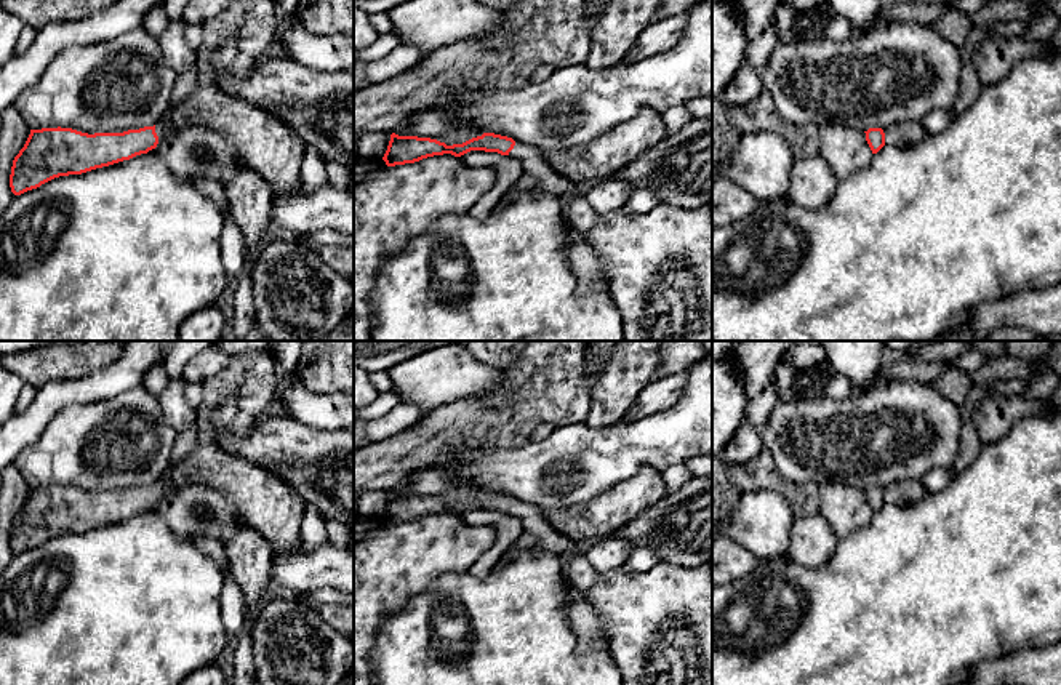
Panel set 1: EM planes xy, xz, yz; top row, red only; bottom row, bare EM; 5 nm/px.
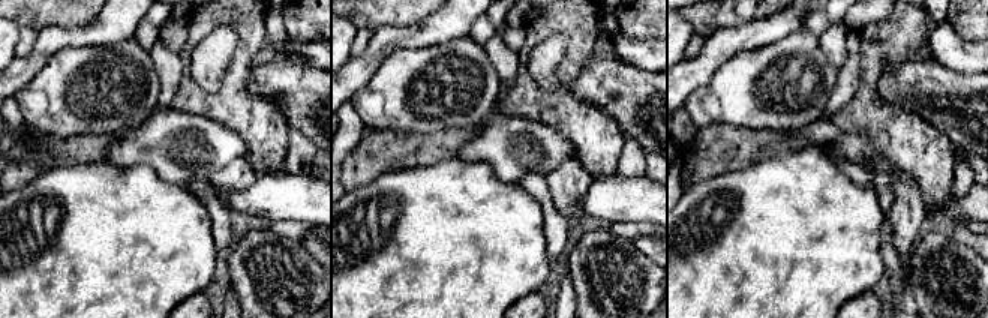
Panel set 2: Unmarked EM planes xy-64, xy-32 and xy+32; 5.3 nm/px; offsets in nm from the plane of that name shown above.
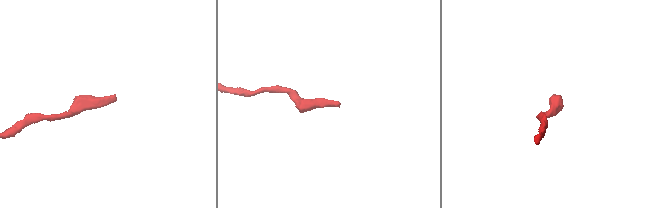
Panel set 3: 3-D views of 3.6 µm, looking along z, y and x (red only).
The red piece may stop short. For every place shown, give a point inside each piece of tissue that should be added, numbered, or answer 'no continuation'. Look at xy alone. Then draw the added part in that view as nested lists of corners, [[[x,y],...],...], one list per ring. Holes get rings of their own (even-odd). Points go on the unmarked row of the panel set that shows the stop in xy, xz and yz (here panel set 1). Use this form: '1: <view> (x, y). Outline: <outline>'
1: xy (162, 485). Outline: [[[166,477],[160,479],[157,483],[155,483],[155,491],[158,495],[158,499],[162,499],[166,491],[168,491],[168,487],[170,487],[170,482],[166,480]]]

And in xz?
1: xz (533, 522). Outline: [[[515,499],[515,504],[509,514],[522,520],[523,531],[538,538],[538,547],[554,552],[565,560],[583,552],[583,549],[579,549],[573,541],[554,530],[541,515],[538,507]]]

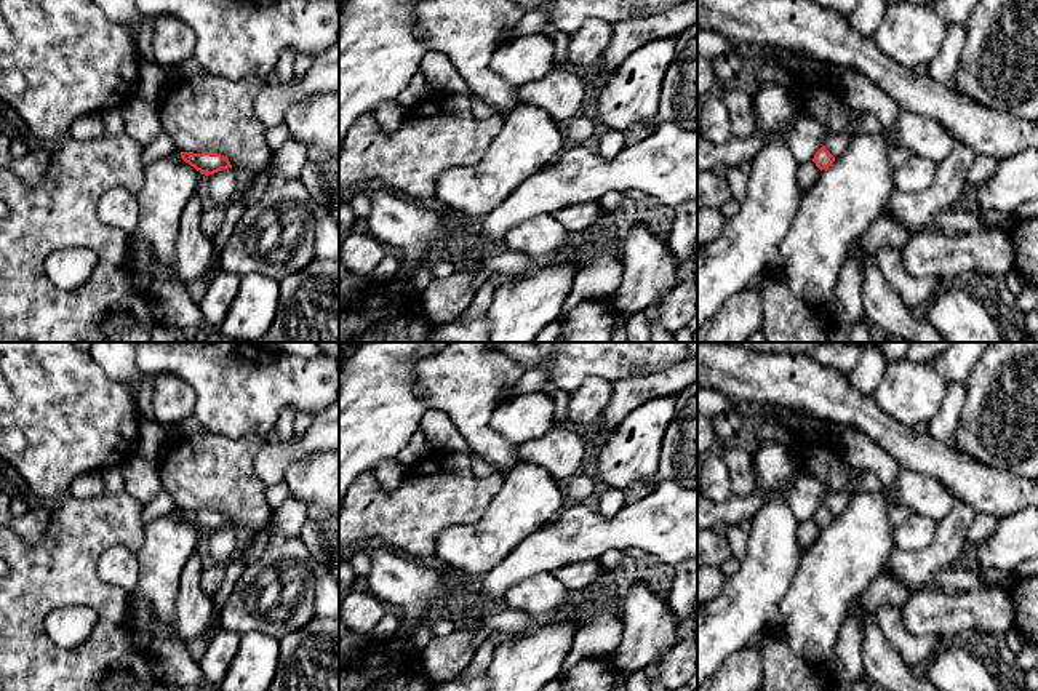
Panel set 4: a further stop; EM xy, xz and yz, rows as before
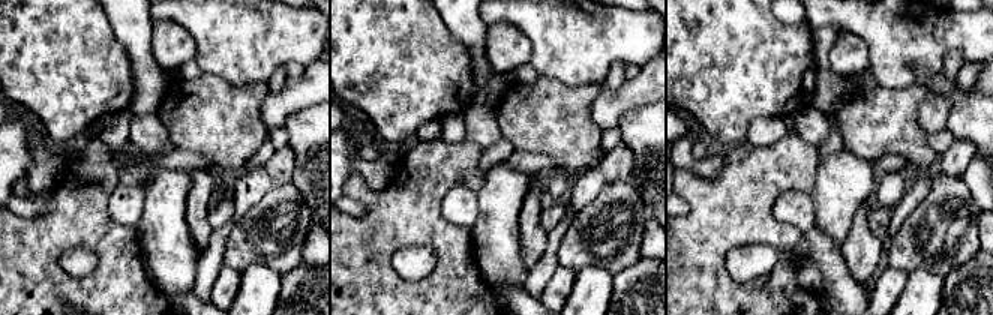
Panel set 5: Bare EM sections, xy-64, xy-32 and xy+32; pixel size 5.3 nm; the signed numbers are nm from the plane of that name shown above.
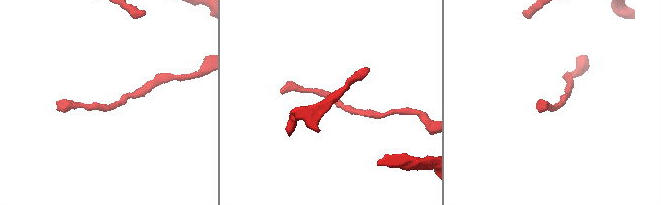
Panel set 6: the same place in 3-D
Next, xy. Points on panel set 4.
no continuation

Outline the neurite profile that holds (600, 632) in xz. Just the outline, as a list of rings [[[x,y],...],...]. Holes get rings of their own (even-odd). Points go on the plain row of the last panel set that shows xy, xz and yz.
[[[619,601],[593,609],[574,637],[573,646],[561,665],[561,675],[582,659],[613,654],[622,640],[622,629]]]

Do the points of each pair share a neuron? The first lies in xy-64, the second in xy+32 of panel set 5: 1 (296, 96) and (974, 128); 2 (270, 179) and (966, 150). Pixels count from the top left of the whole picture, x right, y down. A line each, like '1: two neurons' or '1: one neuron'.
1: two neurons
2: one neuron

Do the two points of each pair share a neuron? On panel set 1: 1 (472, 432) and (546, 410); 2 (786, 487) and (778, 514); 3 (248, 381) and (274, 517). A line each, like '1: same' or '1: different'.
1: same
2: different
3: same

